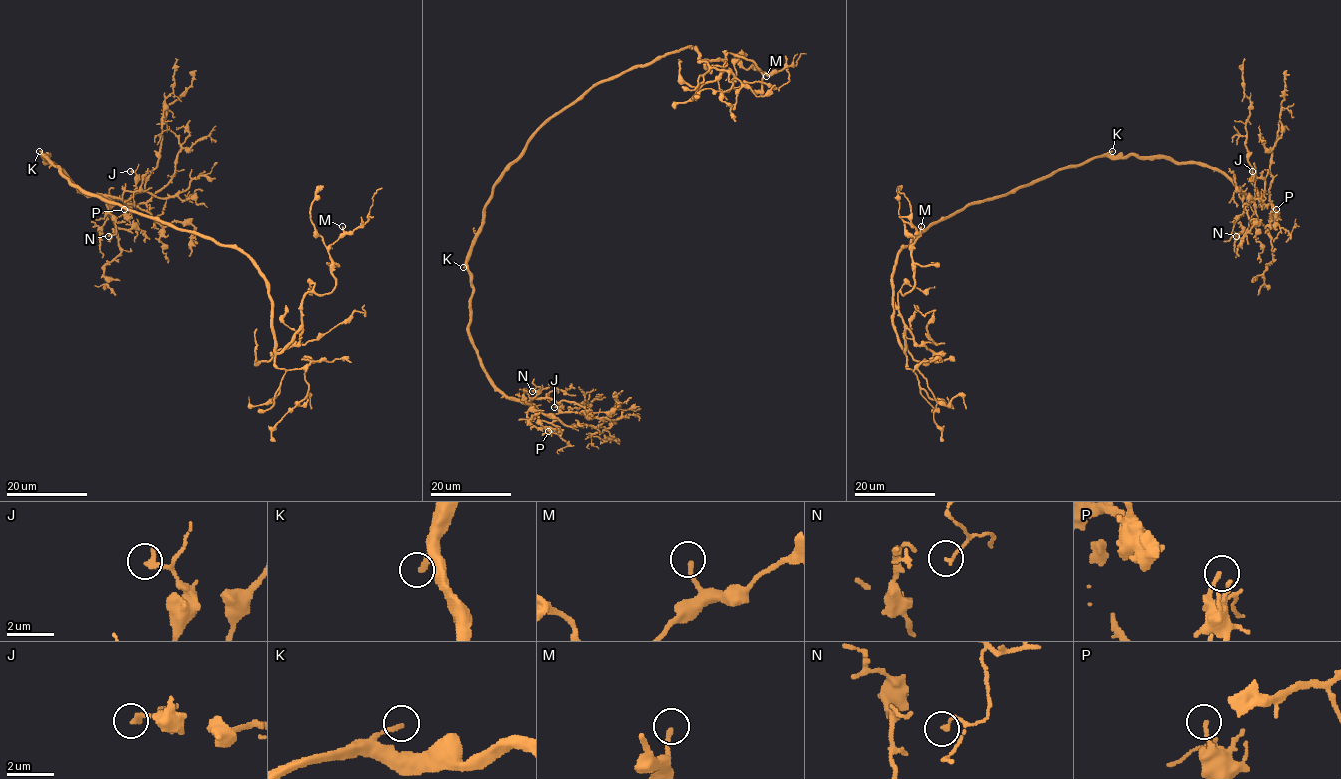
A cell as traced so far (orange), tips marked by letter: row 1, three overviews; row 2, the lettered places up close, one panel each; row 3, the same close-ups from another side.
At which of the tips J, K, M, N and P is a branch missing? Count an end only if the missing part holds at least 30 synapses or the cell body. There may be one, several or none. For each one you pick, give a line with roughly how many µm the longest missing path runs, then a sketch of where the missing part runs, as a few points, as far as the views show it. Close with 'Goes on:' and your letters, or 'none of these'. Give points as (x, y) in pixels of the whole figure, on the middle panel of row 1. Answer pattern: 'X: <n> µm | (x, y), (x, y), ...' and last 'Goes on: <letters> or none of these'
K: 60 µm
Goes on: K

